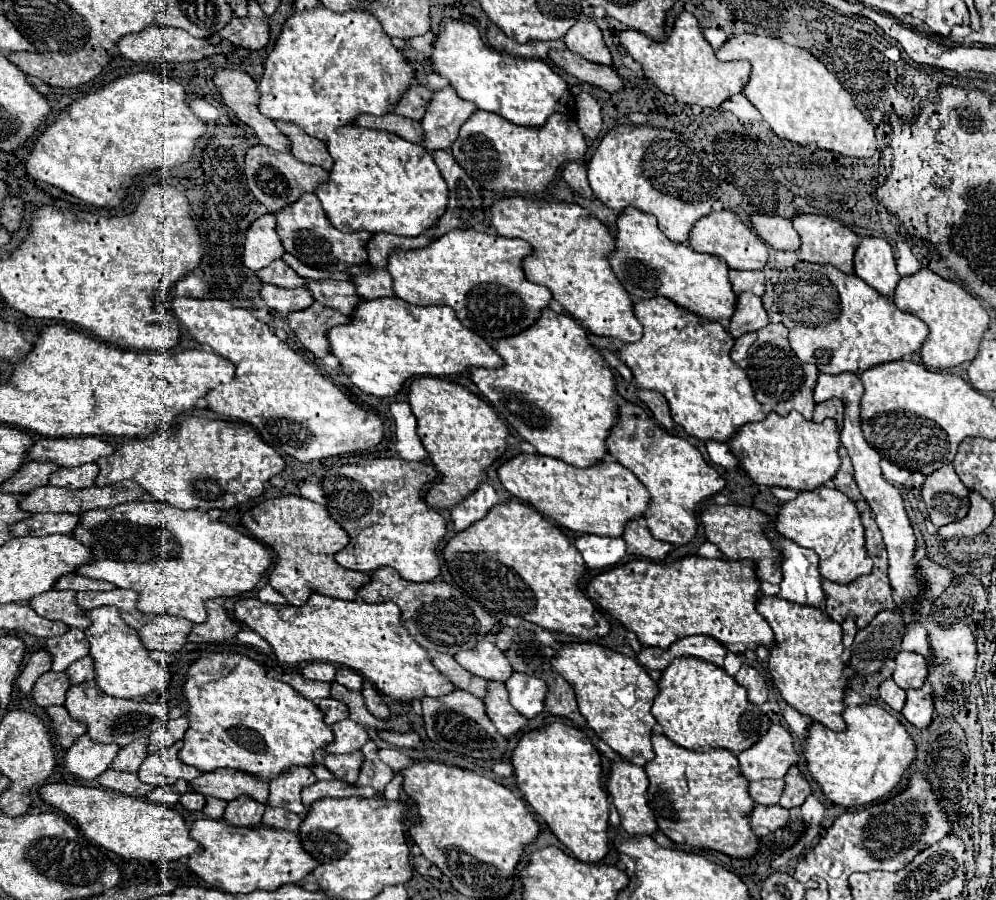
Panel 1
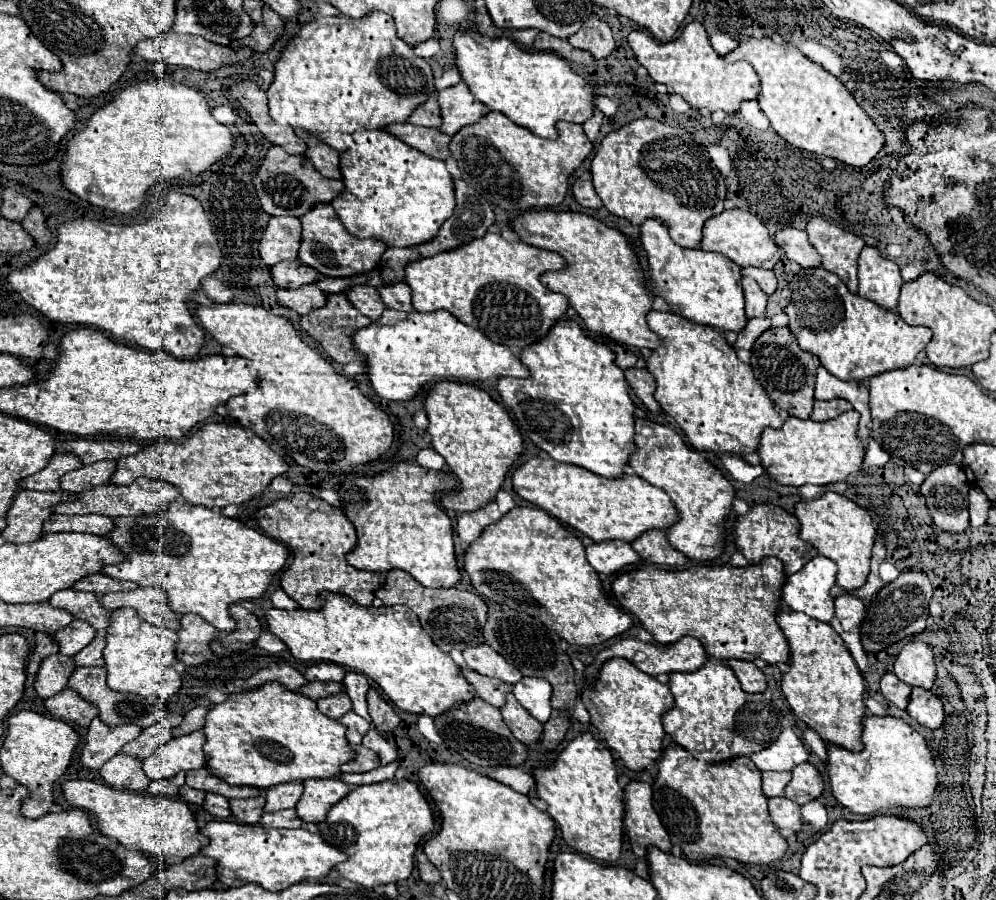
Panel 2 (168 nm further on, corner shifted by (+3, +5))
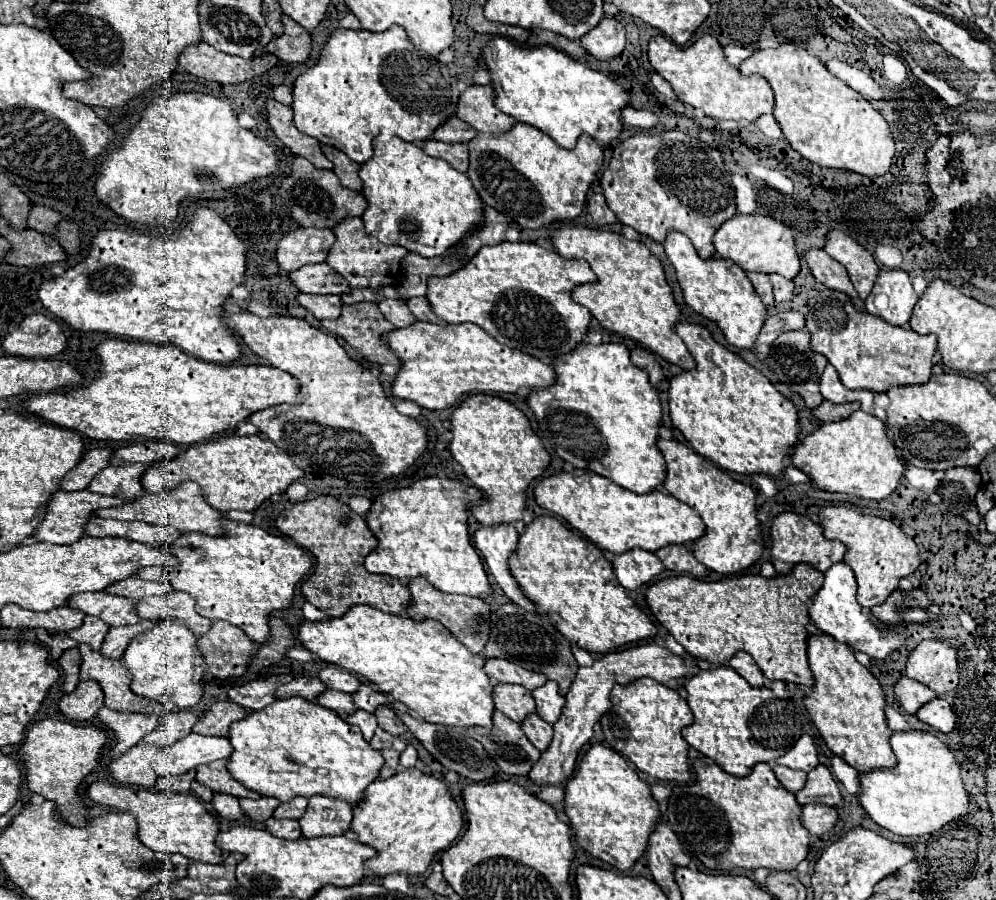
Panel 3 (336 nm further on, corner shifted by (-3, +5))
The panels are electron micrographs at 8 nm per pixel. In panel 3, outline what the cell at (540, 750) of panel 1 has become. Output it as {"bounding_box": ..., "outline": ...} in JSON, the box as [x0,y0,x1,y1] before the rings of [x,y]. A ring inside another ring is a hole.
{"bounding_box":[563,744,659,872],"outline":[[[593,744],[581,758],[575,774],[565,782],[563,810],[575,842],[621,872],[631,868],[645,852],[647,838],[659,820],[659,804],[653,800],[649,784],[629,768],[623,754],[603,744]]]}

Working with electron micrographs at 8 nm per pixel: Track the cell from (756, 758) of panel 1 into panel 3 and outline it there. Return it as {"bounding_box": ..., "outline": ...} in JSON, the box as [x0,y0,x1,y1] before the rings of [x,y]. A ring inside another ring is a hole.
{"bounding_box":[775,734,819,772],"outline":[[[803,734],[785,756],[775,760],[775,764],[781,764],[781,766],[793,768],[793,770],[803,770],[803,772],[809,772],[811,768],[815,768],[819,764],[819,760],[817,760],[817,750],[815,750],[813,738]]]}

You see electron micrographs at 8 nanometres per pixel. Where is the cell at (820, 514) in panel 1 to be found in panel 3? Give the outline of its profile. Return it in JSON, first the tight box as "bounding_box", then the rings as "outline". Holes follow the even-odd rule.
{"bounding_box":[819,504,919,608],"outline":[[[827,504],[819,508],[819,522],[823,528],[823,536],[827,540],[839,540],[847,546],[843,562],[849,564],[855,574],[857,602],[861,606],[873,608],[881,604],[883,598],[887,598],[899,586],[899,580],[915,572],[919,566],[919,554],[915,542],[891,520],[861,514],[851,506]]]}

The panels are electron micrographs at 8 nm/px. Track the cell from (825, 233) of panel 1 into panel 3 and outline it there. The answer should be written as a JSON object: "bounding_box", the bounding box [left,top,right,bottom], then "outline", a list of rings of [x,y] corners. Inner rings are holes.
{"bounding_box":[823,230,879,300],"outline":[[[829,230],[823,250],[845,266],[859,298],[865,300],[879,272],[879,264],[875,262],[875,258],[861,244],[857,244],[851,236],[847,236],[841,230]]]}

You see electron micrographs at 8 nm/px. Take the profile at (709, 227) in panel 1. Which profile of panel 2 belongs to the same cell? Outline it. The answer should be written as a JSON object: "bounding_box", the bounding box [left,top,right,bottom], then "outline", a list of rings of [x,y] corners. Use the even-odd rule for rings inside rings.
{"bounding_box":[701,210,781,270],"outline":[[[725,210],[719,216],[713,216],[709,222],[703,226],[703,242],[701,248],[707,252],[719,252],[727,258],[731,258],[737,266],[747,268],[747,266],[757,266],[757,268],[767,268],[773,270],[773,266],[781,260],[781,252],[775,244],[775,240],[769,236],[769,230],[763,226],[763,222],[747,212],[747,210]]]}

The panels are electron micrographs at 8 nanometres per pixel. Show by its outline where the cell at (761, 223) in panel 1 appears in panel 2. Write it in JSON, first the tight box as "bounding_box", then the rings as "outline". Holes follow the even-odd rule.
{"bounding_box":[775,226,821,268],"outline":[[[785,226],[775,234],[777,246],[785,252],[785,256],[797,262],[801,268],[817,268],[821,266],[821,256],[813,248],[807,238],[807,232],[797,230],[793,226]]]}

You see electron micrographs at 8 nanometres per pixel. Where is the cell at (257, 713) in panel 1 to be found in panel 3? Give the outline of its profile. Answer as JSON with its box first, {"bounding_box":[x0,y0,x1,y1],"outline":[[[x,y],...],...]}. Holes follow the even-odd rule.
{"bounding_box":[227,696,383,804],"outline":[[[299,696],[275,700],[263,710],[253,710],[245,718],[233,722],[229,742],[233,744],[233,754],[227,758],[227,770],[231,776],[245,788],[259,792],[261,796],[273,796],[281,802],[291,800],[293,796],[309,798],[313,794],[325,794],[357,804],[363,798],[367,784],[375,780],[383,766],[381,752],[369,746],[359,728],[341,720],[335,712],[331,712],[331,708],[323,708],[317,702],[309,702]]]}

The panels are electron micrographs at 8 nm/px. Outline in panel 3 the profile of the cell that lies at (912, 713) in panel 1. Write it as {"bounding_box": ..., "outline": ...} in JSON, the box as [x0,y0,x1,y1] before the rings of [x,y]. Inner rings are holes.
{"bounding_box":[917,698,955,732],"outline":[[[933,698],[927,704],[923,704],[917,710],[917,718],[921,722],[937,728],[939,732],[951,732],[955,726],[955,714],[953,714],[949,702],[943,698]]]}

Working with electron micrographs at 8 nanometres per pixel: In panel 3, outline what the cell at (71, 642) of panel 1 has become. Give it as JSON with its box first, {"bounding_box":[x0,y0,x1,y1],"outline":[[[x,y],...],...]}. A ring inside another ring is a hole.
{"bounding_box":[67,616,109,650],"outline":[[[85,616],[83,626],[71,630],[67,636],[69,636],[71,640],[79,642],[79,644],[87,644],[89,648],[99,650],[101,644],[103,644],[103,638],[105,638],[105,634],[107,634],[107,630],[109,630],[109,626],[107,626],[103,620],[99,620],[99,618],[95,618],[95,616]]]}

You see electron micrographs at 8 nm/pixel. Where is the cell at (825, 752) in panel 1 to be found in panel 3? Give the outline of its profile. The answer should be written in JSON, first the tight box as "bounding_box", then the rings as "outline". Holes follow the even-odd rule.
{"bounding_box":[857,730,967,836],"outline":[[[921,730],[911,732],[891,732],[889,744],[893,748],[893,754],[897,756],[897,766],[893,768],[875,768],[871,772],[859,774],[859,794],[857,800],[861,808],[869,814],[873,822],[879,826],[891,830],[899,836],[923,836],[939,830],[943,824],[957,820],[967,814],[967,790],[961,780],[959,762],[955,760],[953,752],[947,744],[943,744],[937,736]]]}

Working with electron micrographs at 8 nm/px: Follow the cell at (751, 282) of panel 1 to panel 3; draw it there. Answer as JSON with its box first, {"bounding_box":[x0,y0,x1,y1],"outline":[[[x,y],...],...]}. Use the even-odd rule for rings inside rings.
{"bounding_box":[771,274,793,302],"outline":[[[771,274],[771,284],[773,284],[773,294],[775,294],[775,300],[777,302],[785,302],[785,300],[791,300],[791,292],[793,292],[793,282],[779,276],[779,274]]]}

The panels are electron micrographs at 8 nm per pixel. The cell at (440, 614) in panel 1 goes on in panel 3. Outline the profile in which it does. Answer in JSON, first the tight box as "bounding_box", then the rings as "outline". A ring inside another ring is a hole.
{"bounding_box":[407,576,491,654],"outline":[[[423,576],[411,578],[407,588],[411,592],[411,604],[407,604],[407,616],[409,618],[415,618],[415,620],[433,618],[433,620],[441,622],[473,654],[483,654],[483,648],[489,640],[489,622],[491,622],[489,620],[491,610],[489,610],[487,602],[483,602],[481,598],[473,598],[473,596],[445,594],[445,592],[433,588],[427,580],[423,580]]]}

